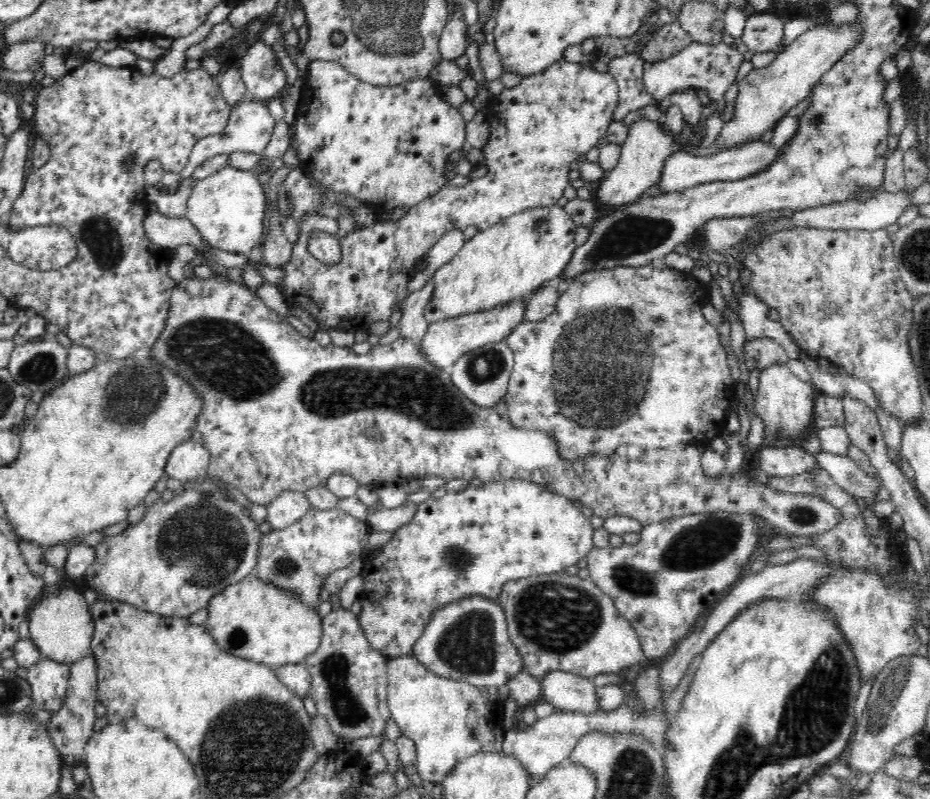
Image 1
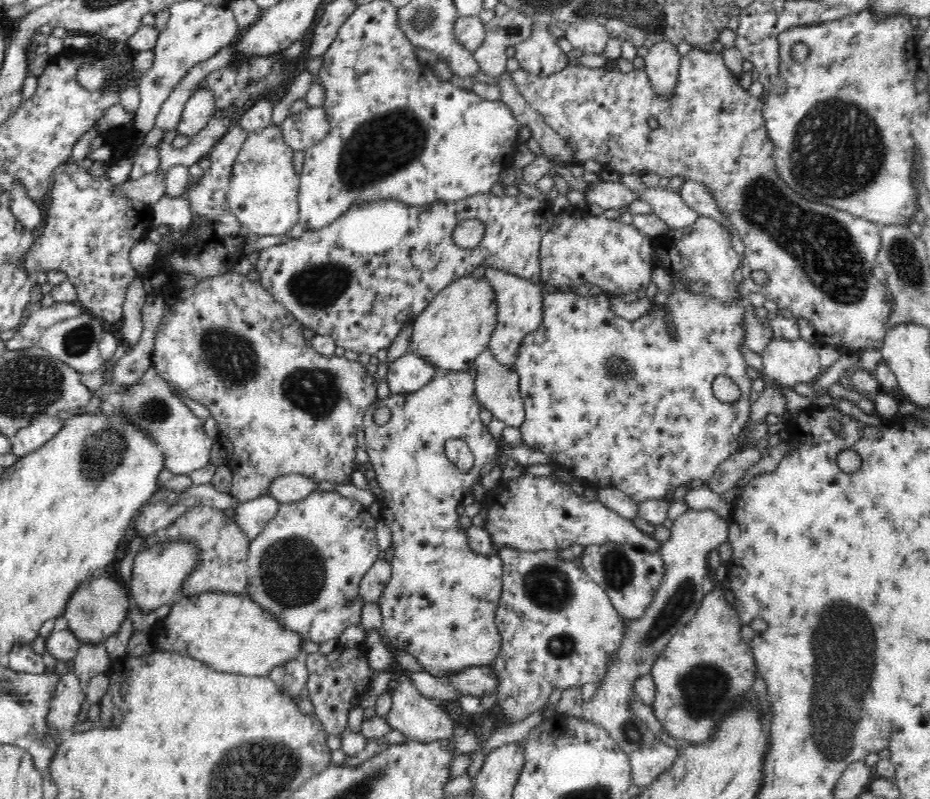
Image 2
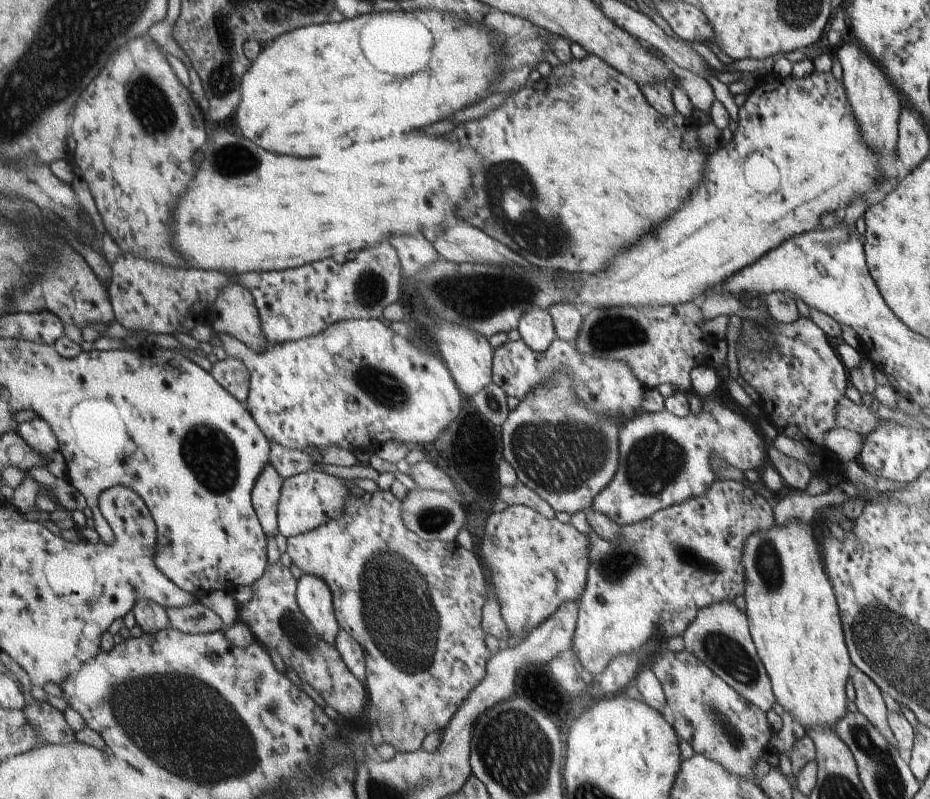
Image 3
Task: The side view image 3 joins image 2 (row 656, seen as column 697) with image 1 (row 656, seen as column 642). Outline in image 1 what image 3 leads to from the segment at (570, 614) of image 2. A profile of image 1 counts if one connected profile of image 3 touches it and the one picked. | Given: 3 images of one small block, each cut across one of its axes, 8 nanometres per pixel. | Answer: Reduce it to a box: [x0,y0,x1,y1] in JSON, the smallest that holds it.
[498,572,646,681]

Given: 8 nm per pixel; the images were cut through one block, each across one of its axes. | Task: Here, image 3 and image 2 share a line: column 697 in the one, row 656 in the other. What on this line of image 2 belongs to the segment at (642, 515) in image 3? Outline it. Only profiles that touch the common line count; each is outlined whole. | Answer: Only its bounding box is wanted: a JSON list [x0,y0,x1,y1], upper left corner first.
[361,371,503,679]

